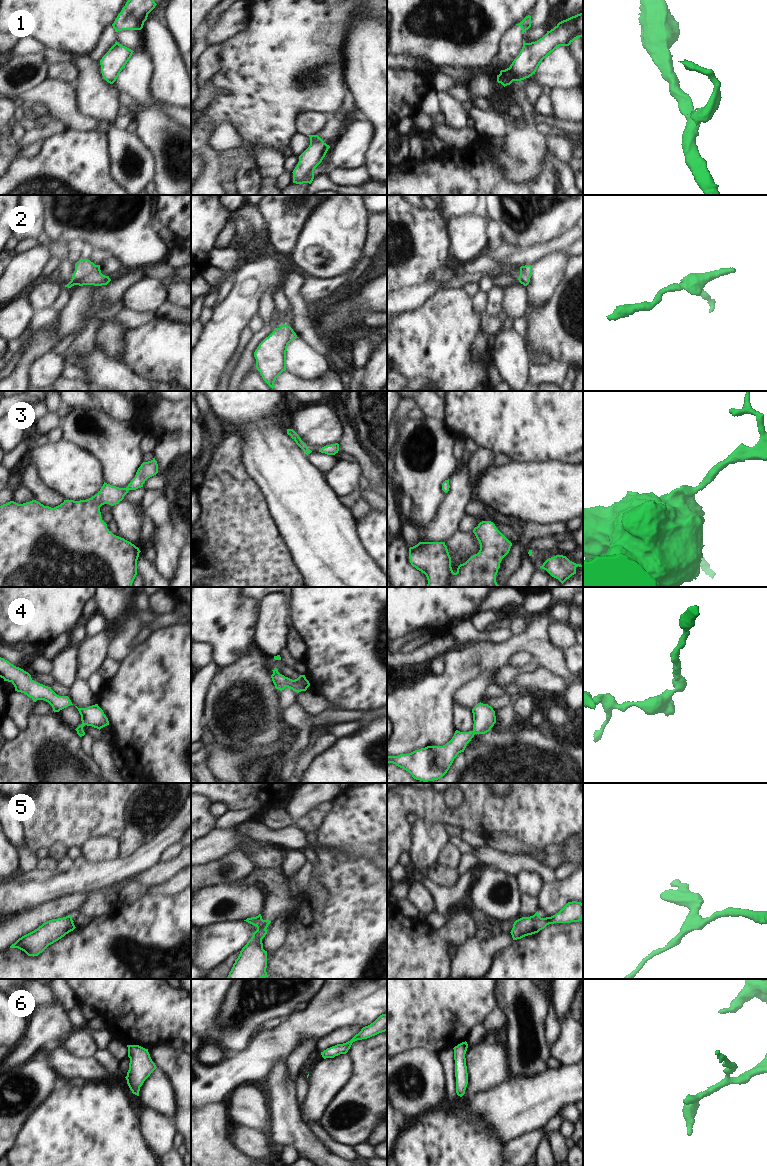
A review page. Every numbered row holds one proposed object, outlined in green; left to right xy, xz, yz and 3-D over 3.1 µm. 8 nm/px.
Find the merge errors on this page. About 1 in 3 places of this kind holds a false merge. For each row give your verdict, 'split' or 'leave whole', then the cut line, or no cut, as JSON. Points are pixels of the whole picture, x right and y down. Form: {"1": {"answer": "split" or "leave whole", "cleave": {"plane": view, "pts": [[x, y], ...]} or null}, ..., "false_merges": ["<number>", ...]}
{"1": {"answer": "split", "cleave": {"plane": "xy", "pts": [[117, 42], [111, 48]]}}, "2": {"answer": "split", "cleave": {"plane": "xy", "pts": [[96, 265], [88, 274], [75, 279], [73, 281], [74, 284]]}}, "3": {"answer": "leave whole", "cleave": null}, "4": {"answer": "leave whole", "cleave": null}, "5": {"answer": "leave whole", "cleave": null}, "6": {"answer": "leave whole", "cleave": null}, "false_merges": ["1", "2"]}

